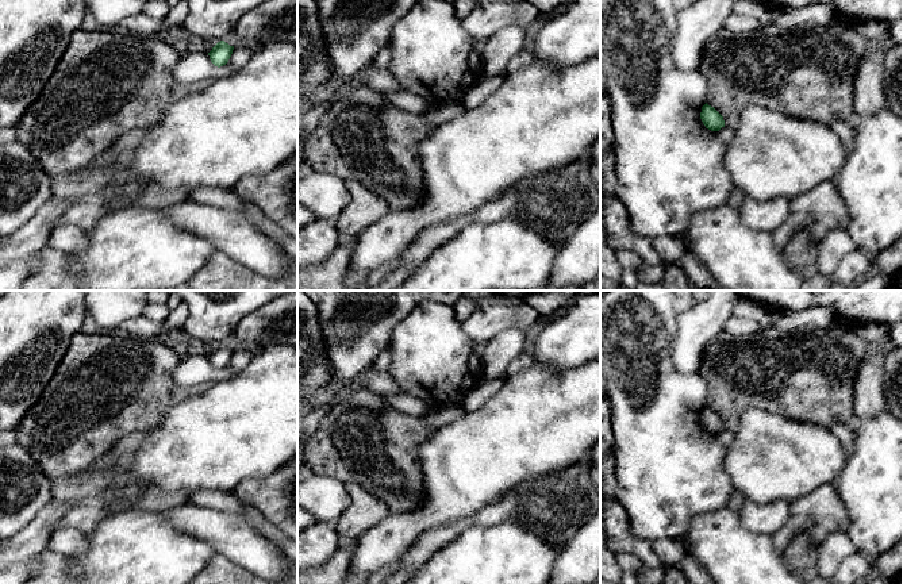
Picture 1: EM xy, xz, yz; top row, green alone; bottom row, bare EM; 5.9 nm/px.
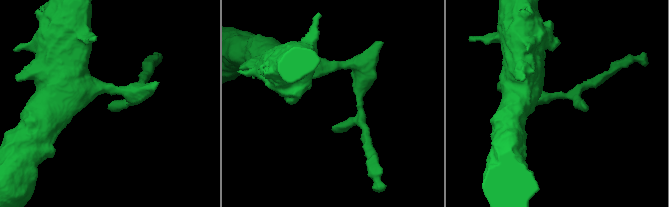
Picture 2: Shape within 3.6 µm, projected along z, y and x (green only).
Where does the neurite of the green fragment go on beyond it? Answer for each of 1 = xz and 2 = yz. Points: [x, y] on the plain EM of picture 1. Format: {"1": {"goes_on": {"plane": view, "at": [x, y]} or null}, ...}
{"1": {"goes_on": null}, "2": {"goes_on": null}}

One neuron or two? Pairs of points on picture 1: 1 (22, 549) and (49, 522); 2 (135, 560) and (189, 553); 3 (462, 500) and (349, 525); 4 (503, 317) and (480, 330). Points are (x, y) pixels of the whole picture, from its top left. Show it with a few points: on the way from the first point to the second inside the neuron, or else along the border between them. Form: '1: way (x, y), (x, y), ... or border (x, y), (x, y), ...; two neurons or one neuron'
1: way (29, 542), (42, 529); one neuron
2: way (149, 557), (176, 557); one neuron
3: border (389, 513), (360, 536); two neurons
4: way (498, 317), (494, 317), (485, 325); one neuron

